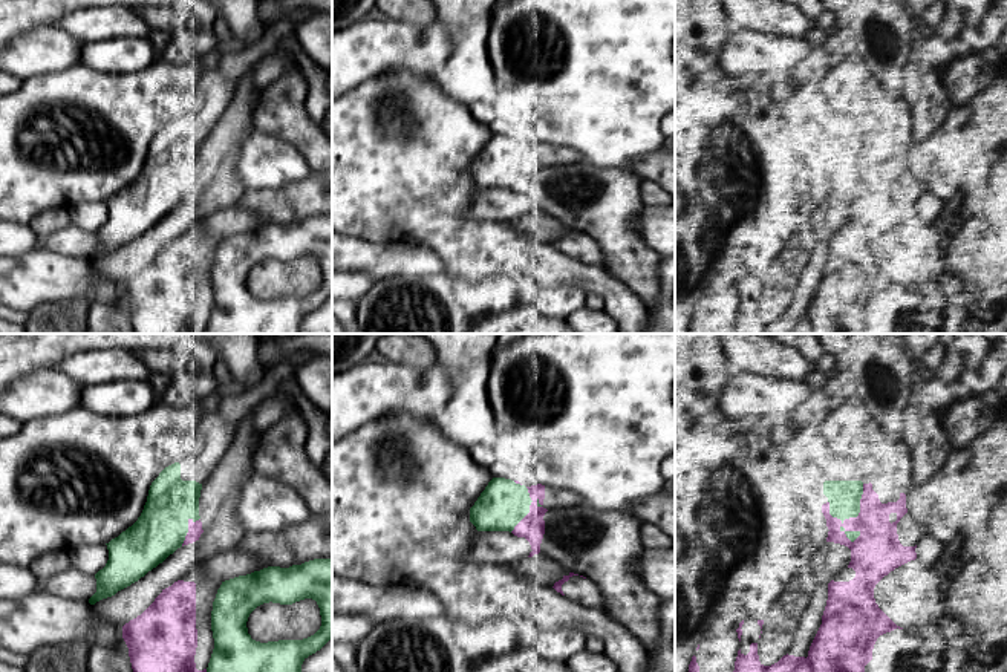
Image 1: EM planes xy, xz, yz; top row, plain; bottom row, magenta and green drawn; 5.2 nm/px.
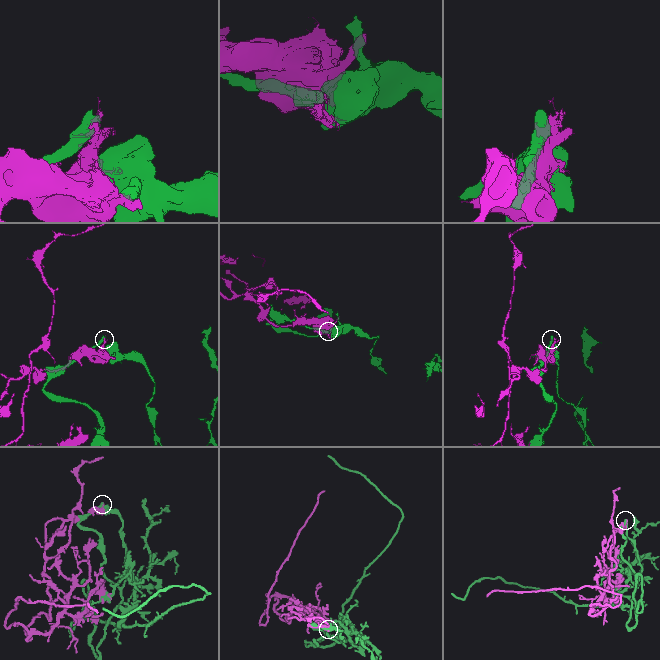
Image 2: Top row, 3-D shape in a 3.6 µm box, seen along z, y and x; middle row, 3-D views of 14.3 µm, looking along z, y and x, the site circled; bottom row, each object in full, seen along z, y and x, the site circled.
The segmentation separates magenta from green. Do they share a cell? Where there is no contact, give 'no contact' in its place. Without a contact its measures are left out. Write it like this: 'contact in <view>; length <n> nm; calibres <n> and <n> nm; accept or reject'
contact in yz; length 320 nm; calibres 260 and 170 nm; reject

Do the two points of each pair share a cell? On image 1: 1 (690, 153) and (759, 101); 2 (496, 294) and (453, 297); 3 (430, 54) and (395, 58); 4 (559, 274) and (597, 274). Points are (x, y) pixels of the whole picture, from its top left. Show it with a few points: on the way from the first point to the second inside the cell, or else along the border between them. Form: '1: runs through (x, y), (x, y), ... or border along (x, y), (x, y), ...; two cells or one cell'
1: runs through (707, 137), (726, 117), (735, 117), (743, 112); one cell
2: runs through (485, 297), (464, 297); one cell
3: runs through (421, 54), (404, 54); one cell
4: runs through (568, 274), (588, 274); one cell

